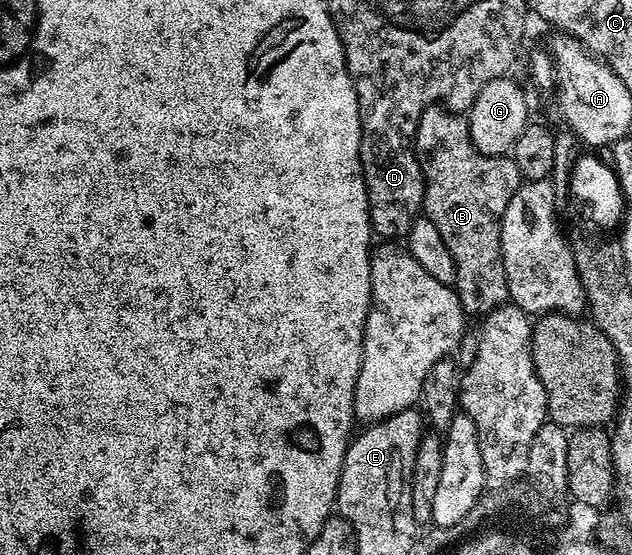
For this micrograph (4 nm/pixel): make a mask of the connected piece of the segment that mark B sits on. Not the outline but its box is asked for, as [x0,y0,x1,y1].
[415,106,521,318]

